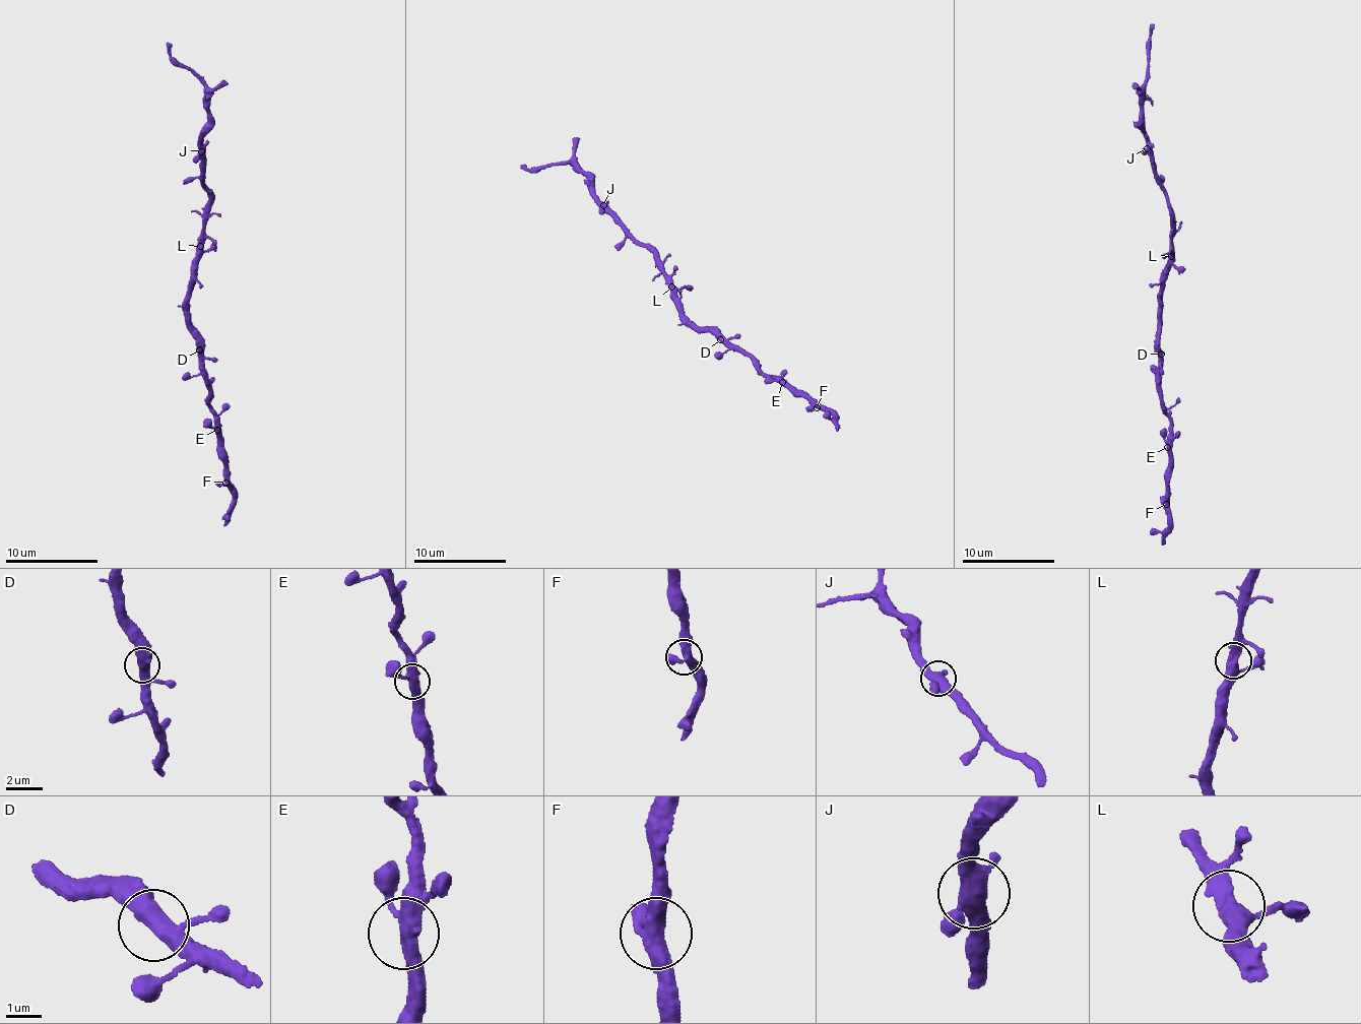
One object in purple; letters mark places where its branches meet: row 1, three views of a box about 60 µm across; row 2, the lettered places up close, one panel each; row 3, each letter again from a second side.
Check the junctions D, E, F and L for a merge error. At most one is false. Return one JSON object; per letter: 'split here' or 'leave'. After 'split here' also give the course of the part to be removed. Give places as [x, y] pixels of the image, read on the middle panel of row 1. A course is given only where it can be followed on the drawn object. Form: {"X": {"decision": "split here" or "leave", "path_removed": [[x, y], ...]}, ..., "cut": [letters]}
{"D": {"decision": "leave"}, "E": {"decision": "leave"}, "F": {"decision": "leave"}, "L": {"decision": "leave"}, "cut": []}

